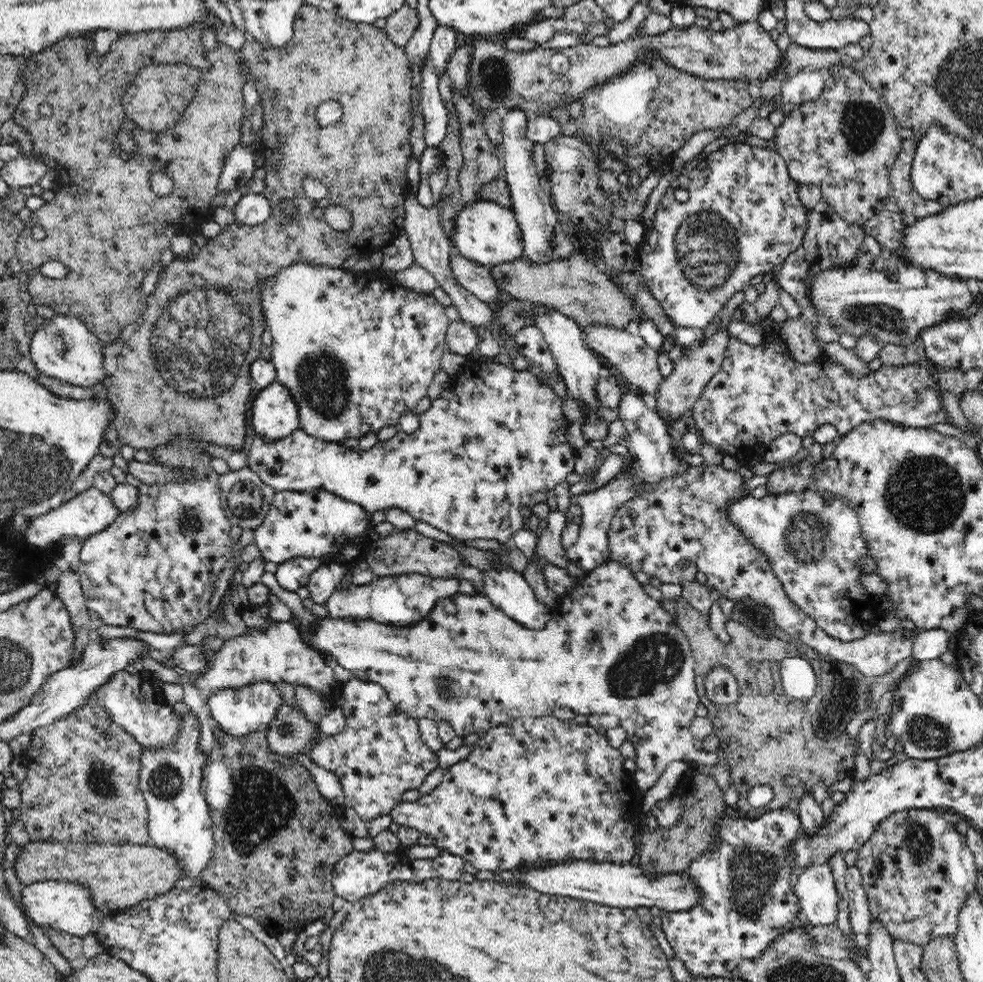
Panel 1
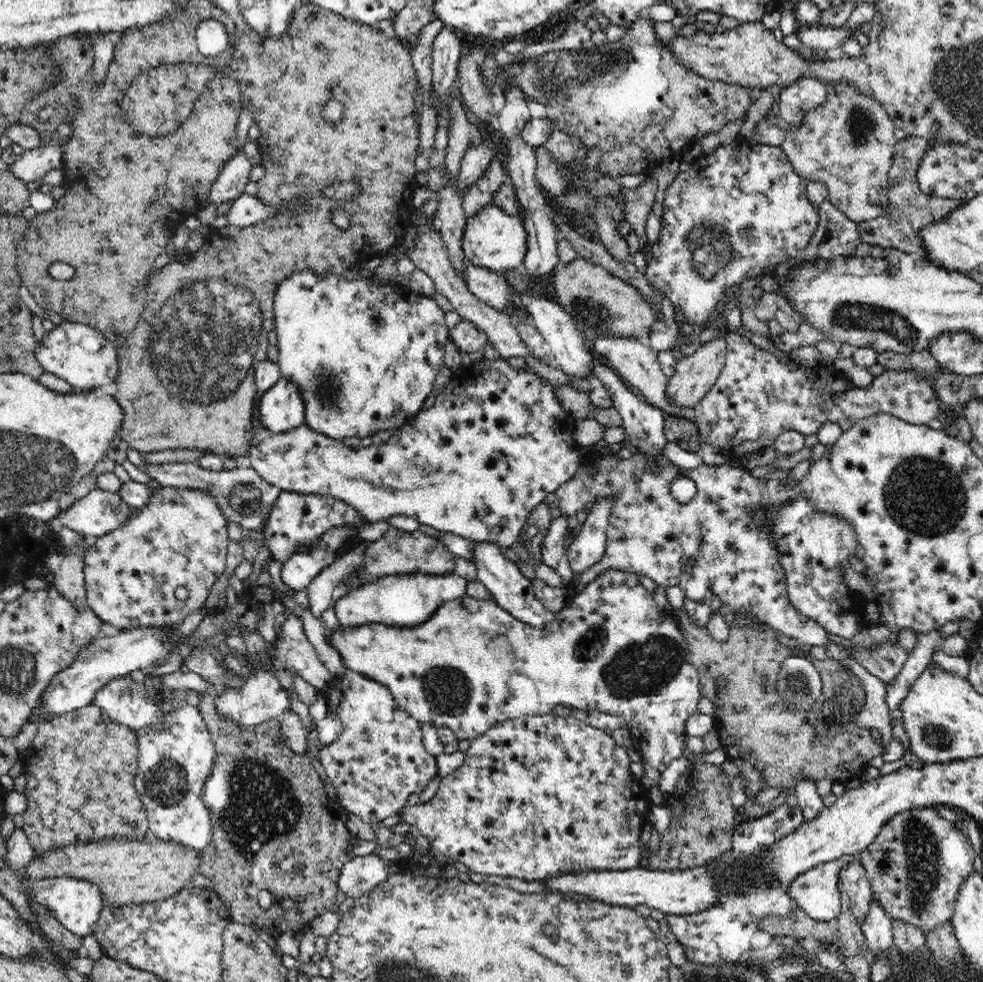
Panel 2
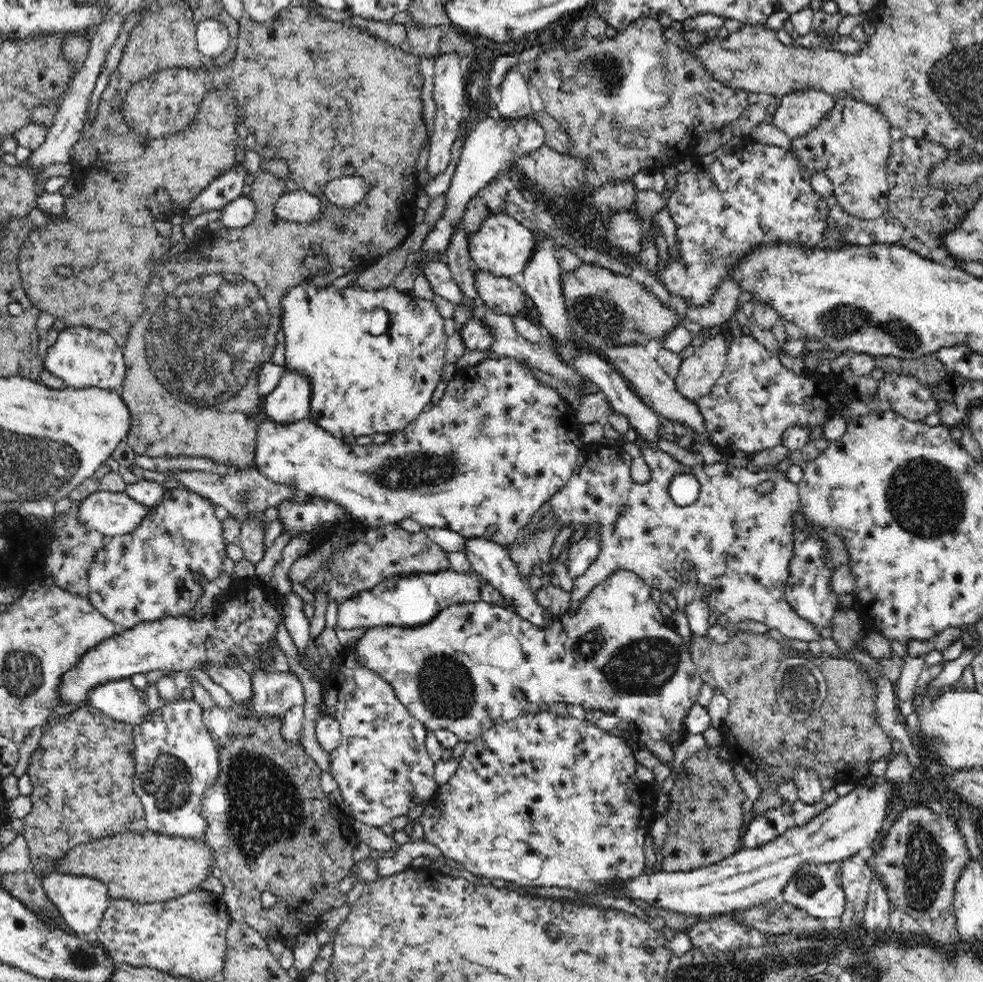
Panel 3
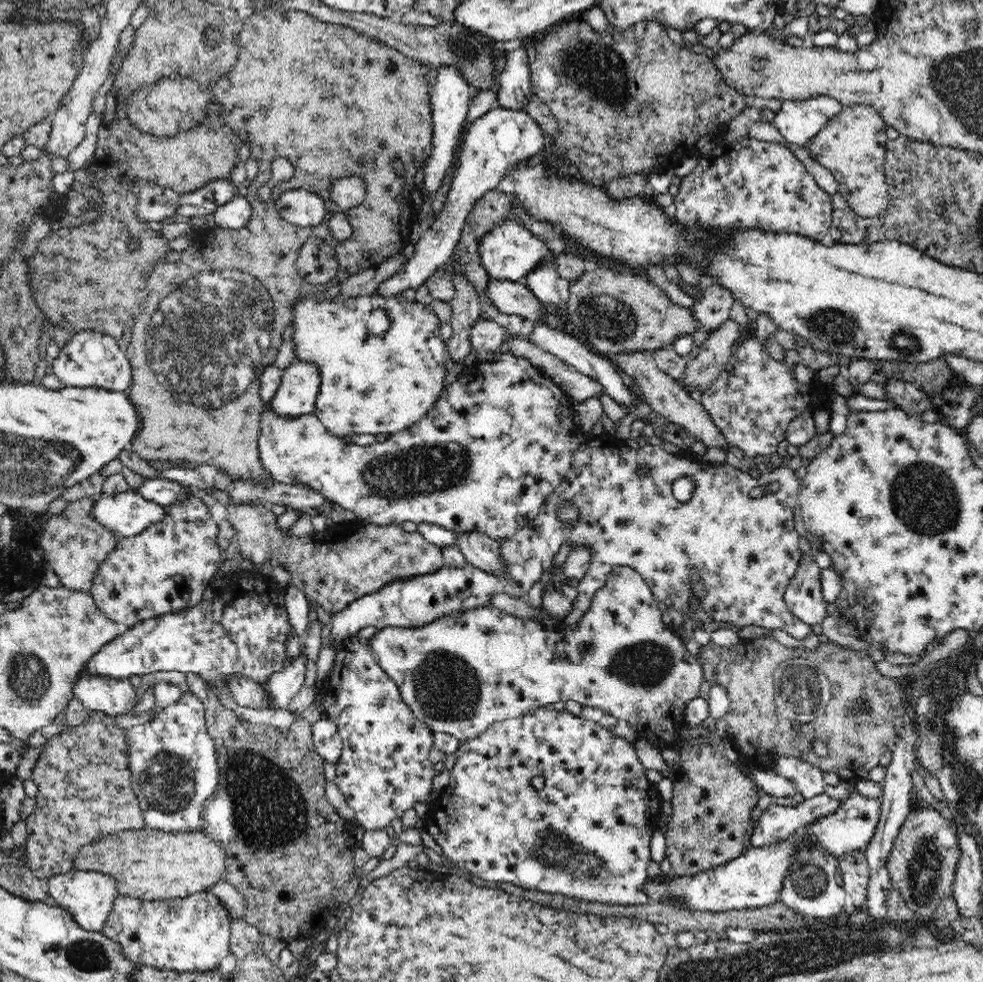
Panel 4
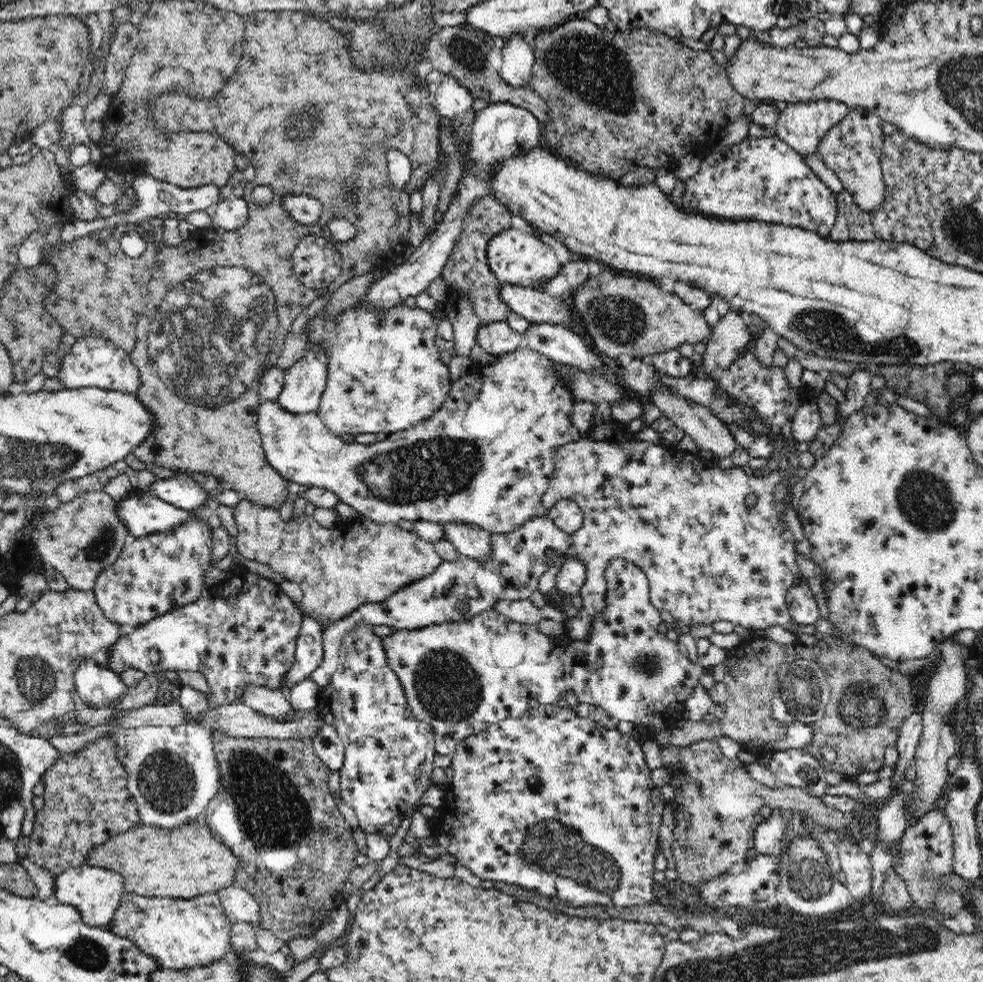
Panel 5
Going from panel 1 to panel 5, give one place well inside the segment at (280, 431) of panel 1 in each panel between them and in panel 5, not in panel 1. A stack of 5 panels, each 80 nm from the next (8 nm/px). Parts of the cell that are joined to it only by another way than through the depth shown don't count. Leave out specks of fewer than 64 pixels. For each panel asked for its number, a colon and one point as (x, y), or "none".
2: (281, 408)
3: (290, 401)
4: (296, 395)
5: (305, 381)

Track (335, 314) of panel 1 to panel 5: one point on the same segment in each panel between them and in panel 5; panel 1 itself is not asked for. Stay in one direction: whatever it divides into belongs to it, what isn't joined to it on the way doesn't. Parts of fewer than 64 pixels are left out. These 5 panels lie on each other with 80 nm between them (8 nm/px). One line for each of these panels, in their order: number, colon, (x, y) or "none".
2: (357, 375)
3: (361, 384)
4: (370, 384)
5: (386, 374)

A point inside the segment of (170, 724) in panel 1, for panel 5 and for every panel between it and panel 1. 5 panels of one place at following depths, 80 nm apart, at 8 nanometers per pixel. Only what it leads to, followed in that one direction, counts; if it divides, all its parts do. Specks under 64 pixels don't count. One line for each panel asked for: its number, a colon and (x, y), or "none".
2: (125, 701)
3: (119, 700)
4: (116, 697)
5: (97, 686)

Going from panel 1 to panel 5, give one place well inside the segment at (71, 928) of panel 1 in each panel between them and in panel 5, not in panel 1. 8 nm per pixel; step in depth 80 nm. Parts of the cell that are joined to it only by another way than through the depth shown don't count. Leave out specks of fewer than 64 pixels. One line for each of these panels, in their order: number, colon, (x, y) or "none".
2: (76, 903)
3: (81, 900)
4: (89, 895)
5: (96, 891)

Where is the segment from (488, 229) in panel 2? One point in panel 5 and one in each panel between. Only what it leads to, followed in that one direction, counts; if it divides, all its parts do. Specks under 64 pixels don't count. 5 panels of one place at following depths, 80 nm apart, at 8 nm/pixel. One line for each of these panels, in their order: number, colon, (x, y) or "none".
3: (503, 247)
4: (510, 251)
5: (516, 258)

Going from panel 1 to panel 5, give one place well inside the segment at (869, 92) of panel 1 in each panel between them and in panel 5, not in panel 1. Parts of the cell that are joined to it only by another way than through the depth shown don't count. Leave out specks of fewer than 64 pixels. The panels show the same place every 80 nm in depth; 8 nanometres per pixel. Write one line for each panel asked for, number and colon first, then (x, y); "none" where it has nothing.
2: (847, 144)
3: (851, 145)
4: (852, 146)
5: (851, 149)

